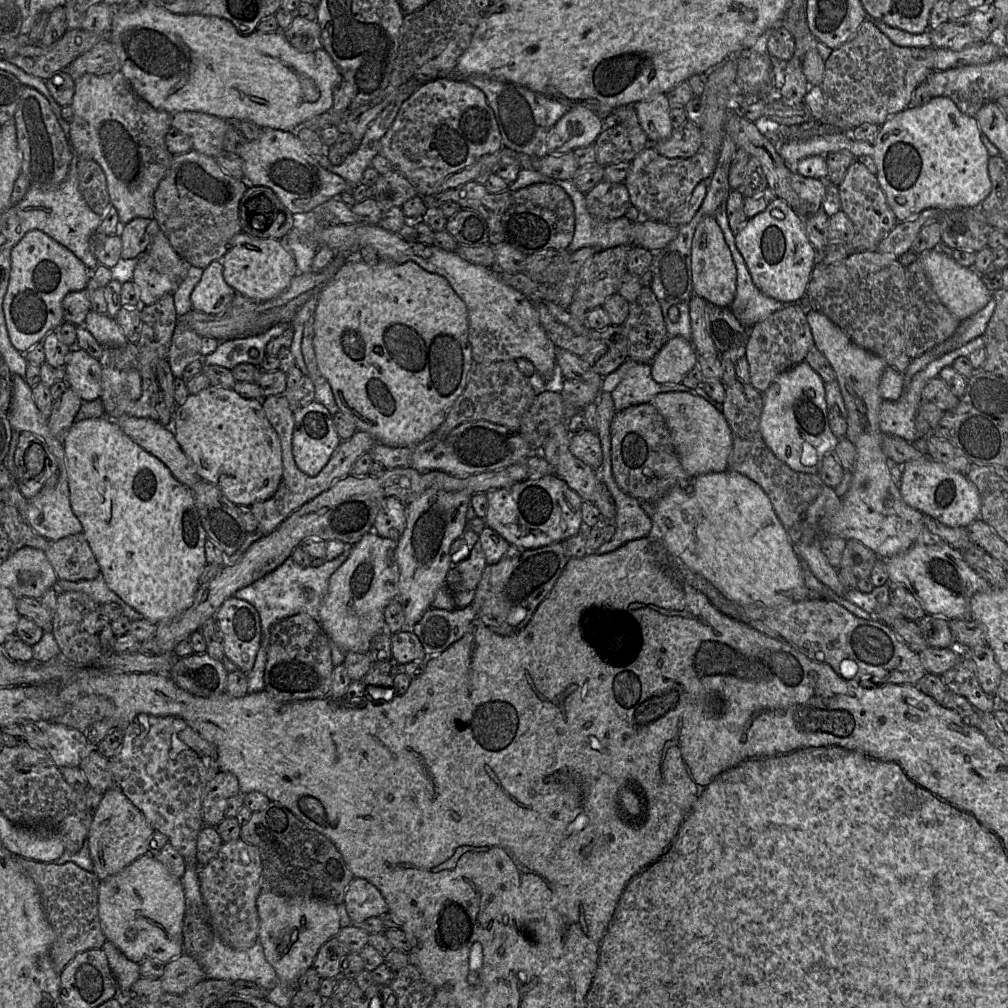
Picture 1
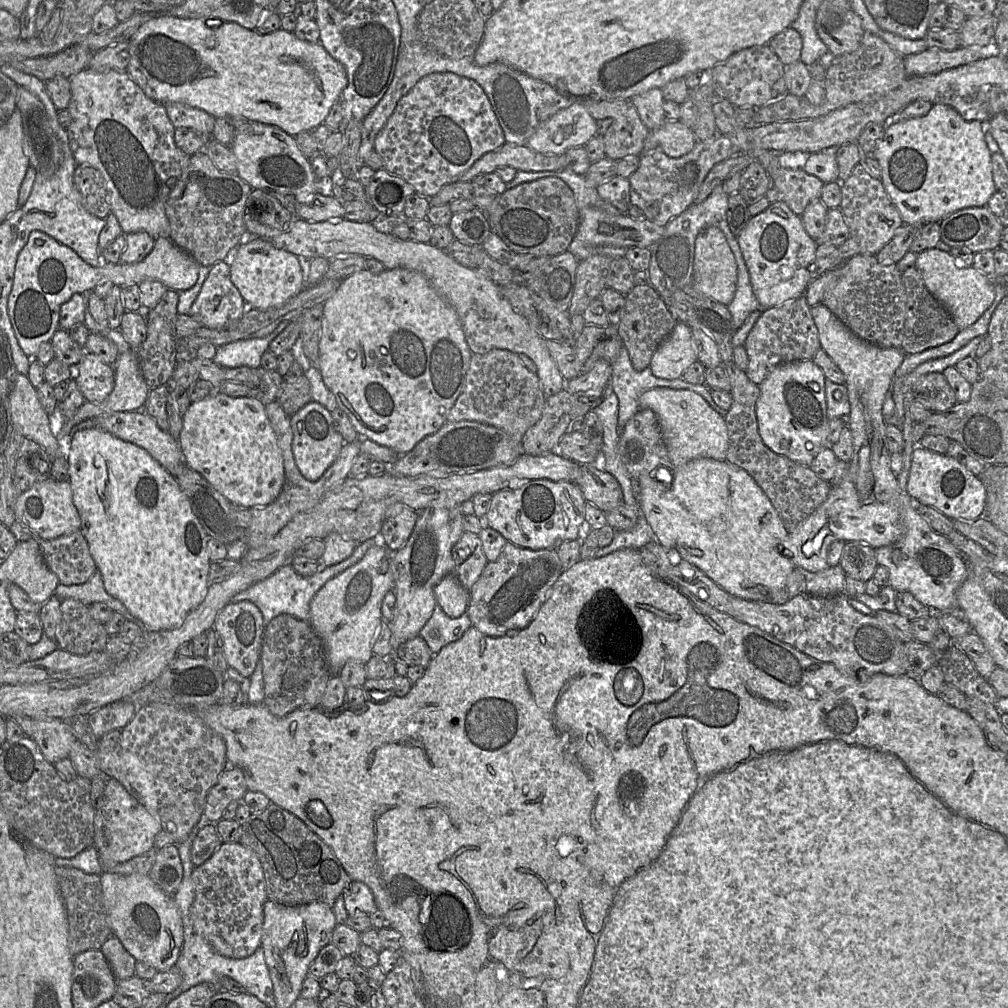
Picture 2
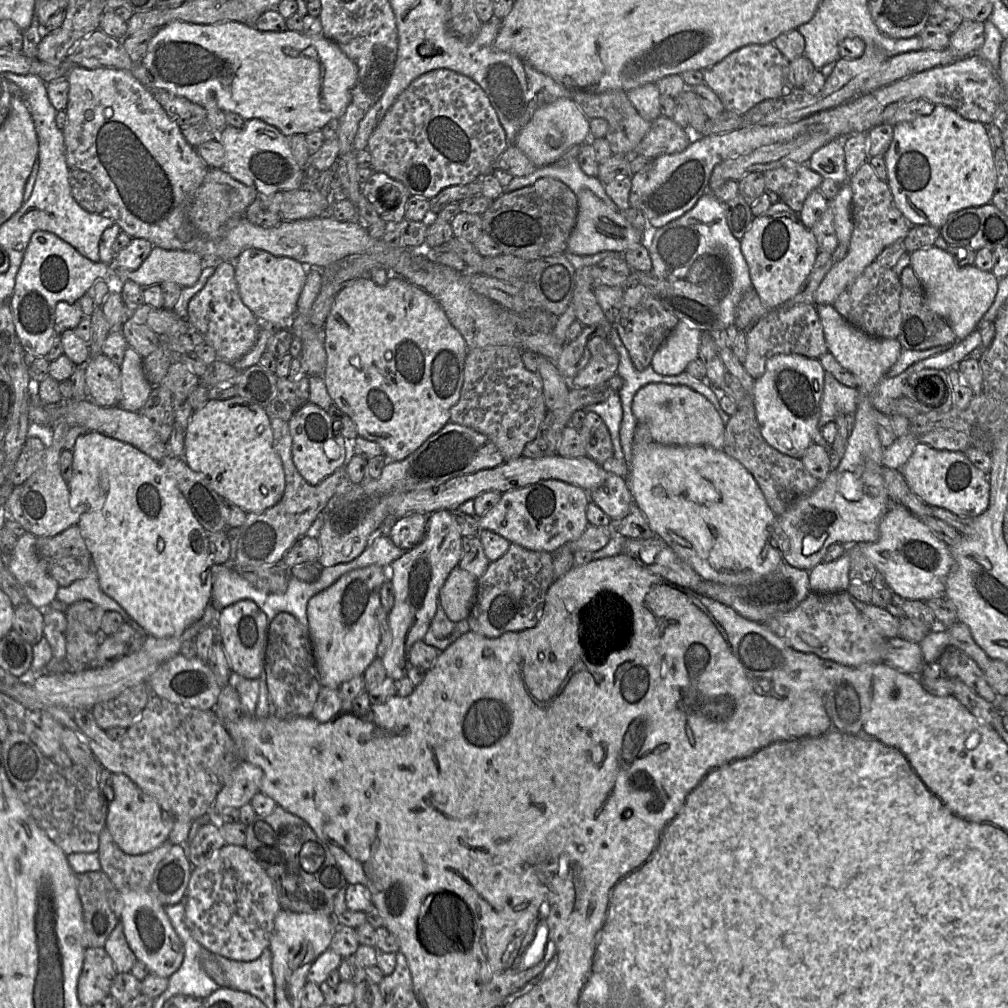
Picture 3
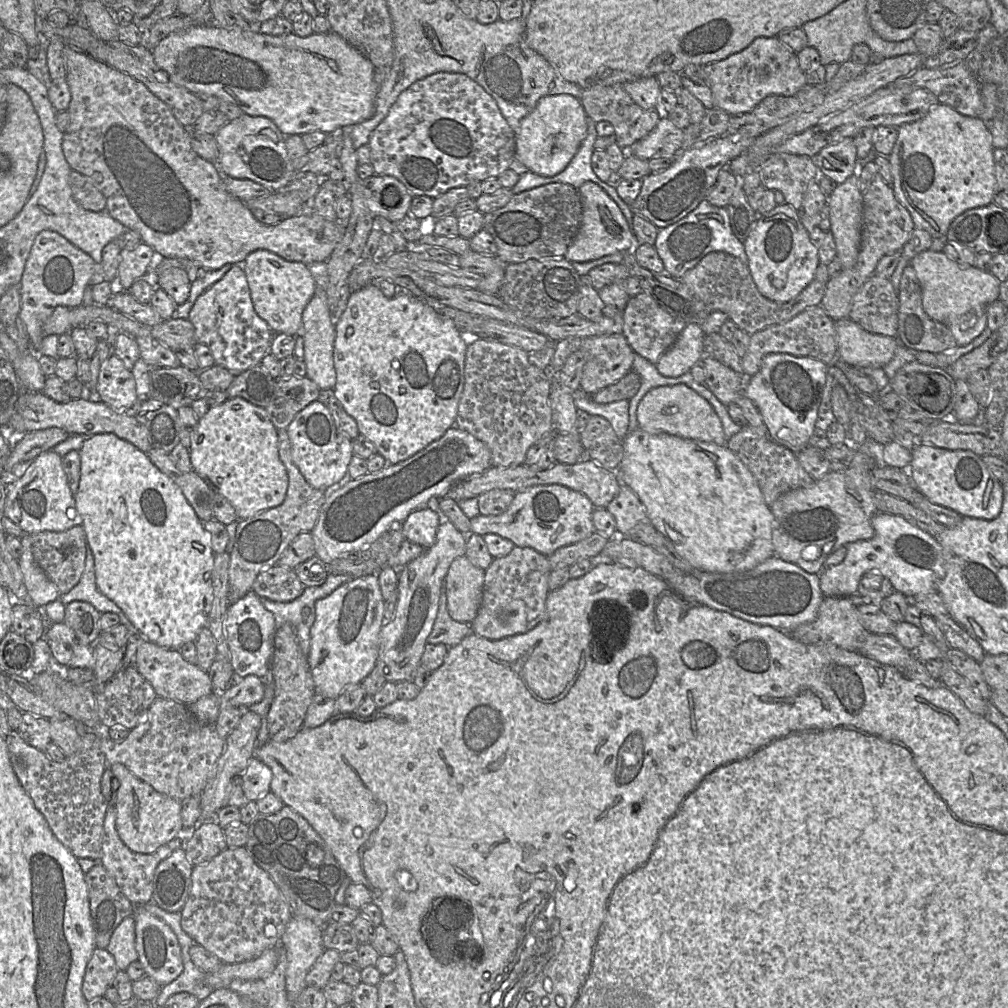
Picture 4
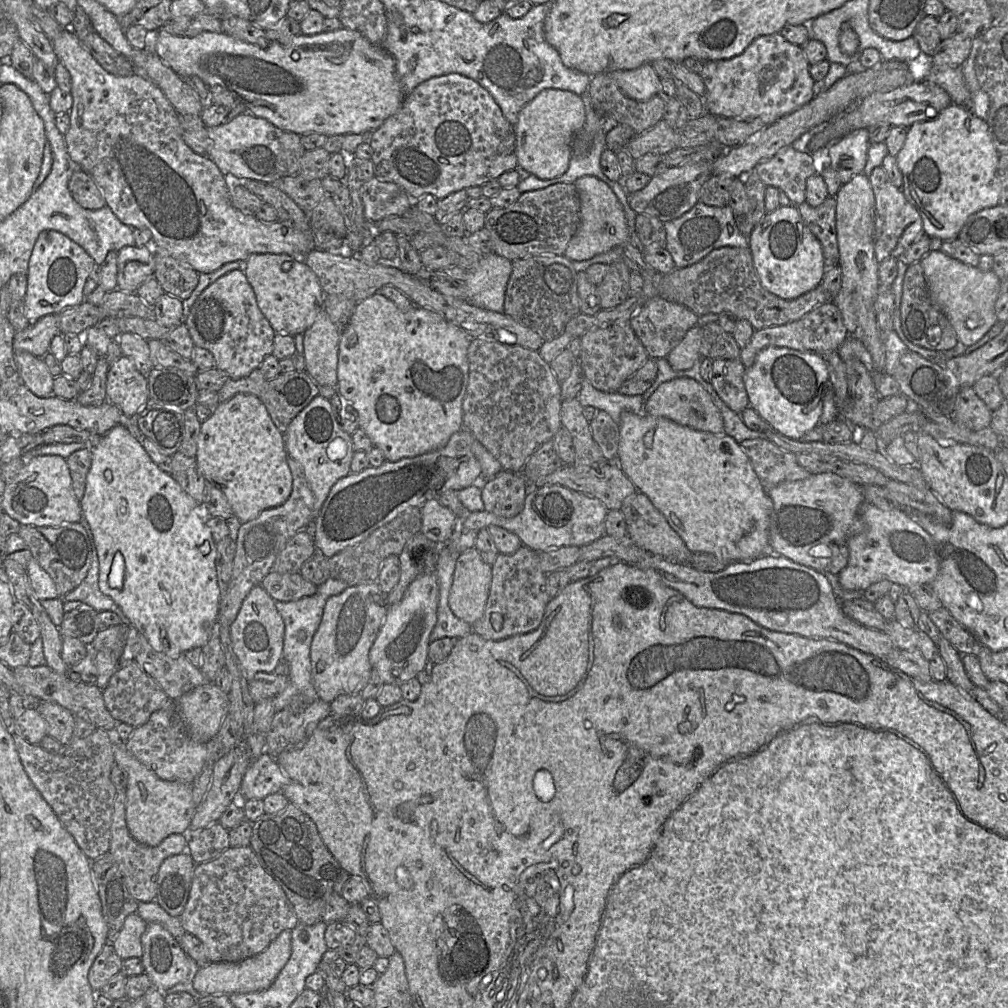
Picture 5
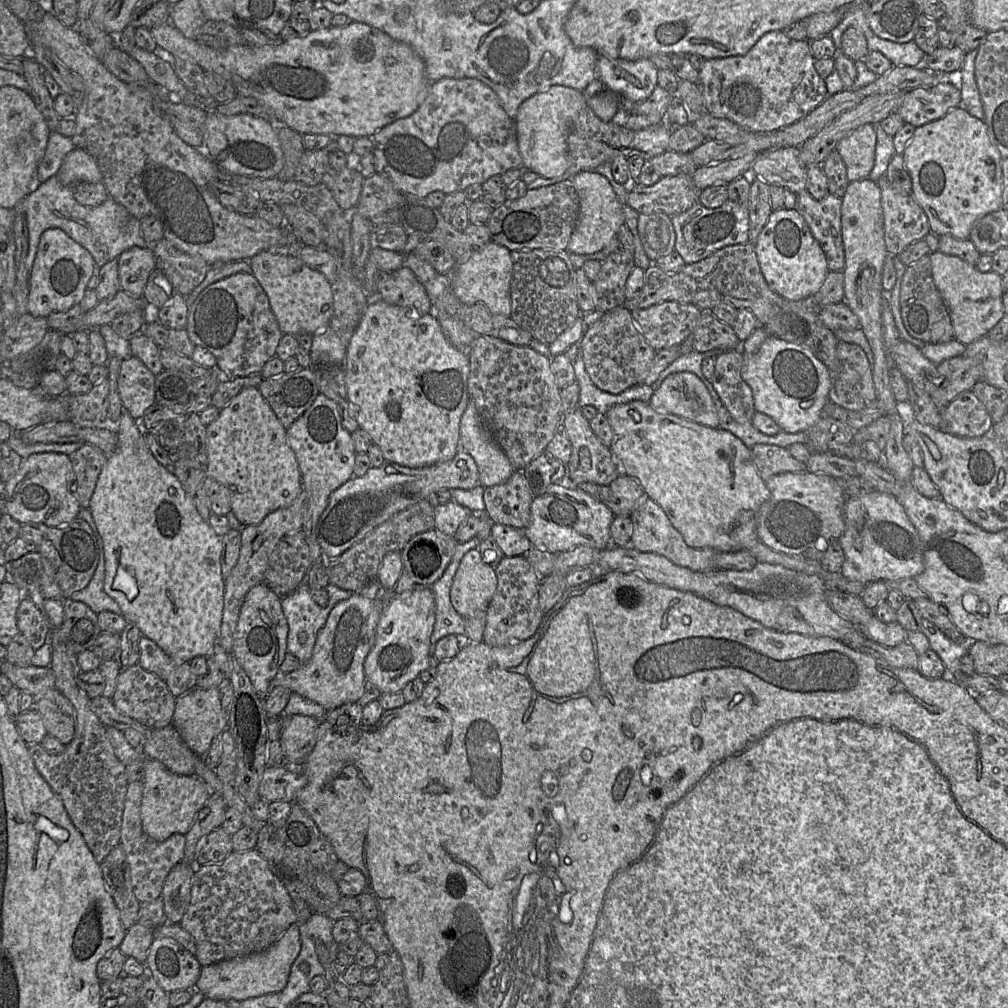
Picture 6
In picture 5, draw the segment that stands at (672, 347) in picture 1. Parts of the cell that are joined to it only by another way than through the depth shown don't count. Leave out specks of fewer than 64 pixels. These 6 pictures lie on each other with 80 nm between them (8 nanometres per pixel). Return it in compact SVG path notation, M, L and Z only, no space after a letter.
M690 328L681 342L667 355L666 359L675 371L690 369L701 357L702 328Z

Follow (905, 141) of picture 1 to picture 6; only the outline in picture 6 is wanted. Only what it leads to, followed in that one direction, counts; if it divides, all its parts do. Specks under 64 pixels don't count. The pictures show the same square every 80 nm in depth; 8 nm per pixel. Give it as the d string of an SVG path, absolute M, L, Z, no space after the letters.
M962 106L951 109L940 119L916 127L902 156L912 178L912 196L929 219L930 233L969 239L977 219L1003 208L1003 157L990 140L985 122L971 115Z

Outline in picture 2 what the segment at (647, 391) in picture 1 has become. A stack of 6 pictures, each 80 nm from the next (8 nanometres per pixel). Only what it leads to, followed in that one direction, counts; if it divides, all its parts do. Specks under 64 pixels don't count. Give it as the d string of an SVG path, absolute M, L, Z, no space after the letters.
M623 345L617 360L612 364L610 386L618 397L619 436L627 422L640 410L639 398L647 390L656 387L671 389L687 389L701 395L708 404L725 420L726 412L720 408L711 396L711 388L706 384L691 384L683 378L668 380L653 375L650 366L642 371L633 368L628 351Z

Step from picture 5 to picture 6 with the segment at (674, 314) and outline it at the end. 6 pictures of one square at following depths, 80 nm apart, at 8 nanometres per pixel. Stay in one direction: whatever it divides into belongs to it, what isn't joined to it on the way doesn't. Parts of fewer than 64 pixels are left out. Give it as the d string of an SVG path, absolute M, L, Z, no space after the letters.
M665 301L632 311L632 317L647 343L657 352L679 346L701 318L702 310L693 304Z

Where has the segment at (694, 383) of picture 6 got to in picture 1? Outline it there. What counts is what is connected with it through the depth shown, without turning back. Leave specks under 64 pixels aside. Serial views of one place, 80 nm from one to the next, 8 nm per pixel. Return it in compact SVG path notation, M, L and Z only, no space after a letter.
M685 391L659 393L652 398L650 403L663 417L675 453L690 477L728 470L732 435L721 411L703 397Z

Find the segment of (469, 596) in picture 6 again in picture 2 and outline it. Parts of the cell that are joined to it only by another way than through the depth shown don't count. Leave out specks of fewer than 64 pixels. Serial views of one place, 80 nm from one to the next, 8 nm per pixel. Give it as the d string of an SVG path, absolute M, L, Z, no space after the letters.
M453 573L444 576L434 587L437 604L444 613L458 618L467 612L470 592L464 588Z

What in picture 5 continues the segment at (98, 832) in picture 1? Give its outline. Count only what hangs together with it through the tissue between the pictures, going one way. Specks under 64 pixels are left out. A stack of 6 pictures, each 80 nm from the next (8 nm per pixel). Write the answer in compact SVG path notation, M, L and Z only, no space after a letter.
M115 738L113 754L115 765L127 773L125 814L131 836L139 843L154 847L172 834L187 834L197 809L192 798L192 784L160 779Z

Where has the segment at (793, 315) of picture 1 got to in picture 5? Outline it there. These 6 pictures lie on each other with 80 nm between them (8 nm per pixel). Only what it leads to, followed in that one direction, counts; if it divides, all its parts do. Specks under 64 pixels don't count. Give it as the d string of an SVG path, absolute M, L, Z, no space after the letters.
M828 301L818 305L798 320L754 330L750 341L740 353L740 359L743 365L749 368L753 365L757 354L768 347L785 347L823 355L838 350L849 335L839 308L832 301Z

